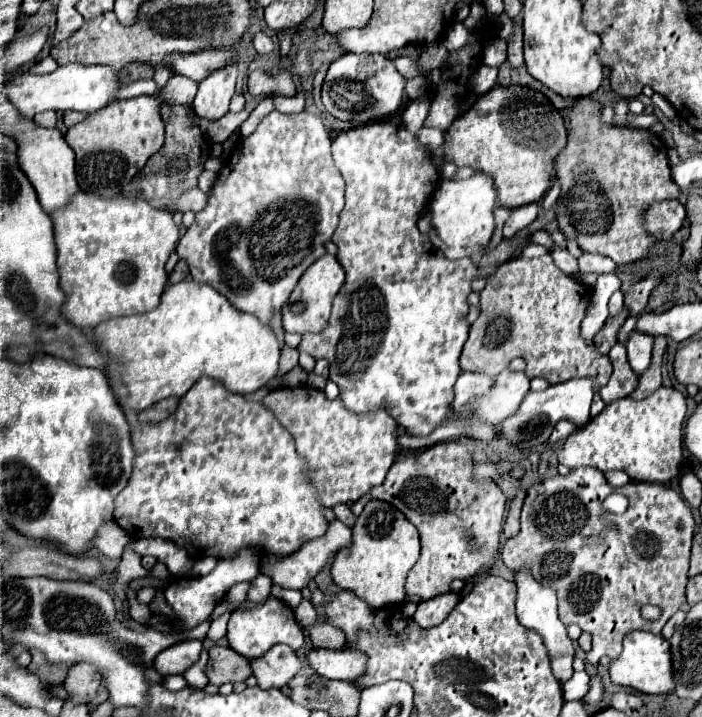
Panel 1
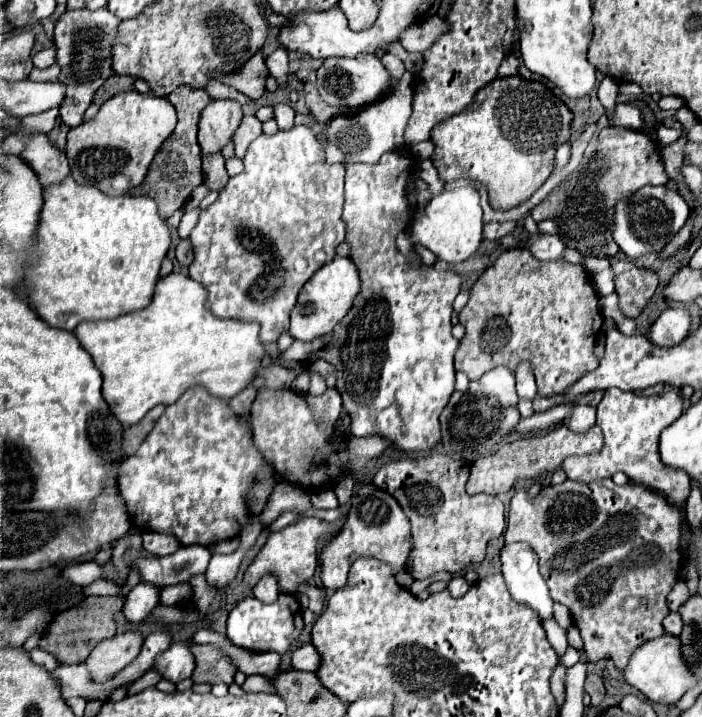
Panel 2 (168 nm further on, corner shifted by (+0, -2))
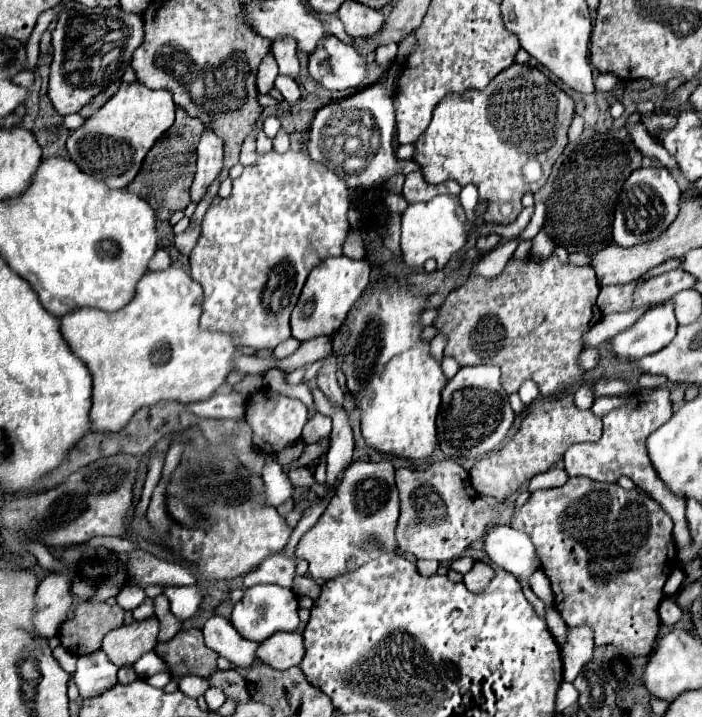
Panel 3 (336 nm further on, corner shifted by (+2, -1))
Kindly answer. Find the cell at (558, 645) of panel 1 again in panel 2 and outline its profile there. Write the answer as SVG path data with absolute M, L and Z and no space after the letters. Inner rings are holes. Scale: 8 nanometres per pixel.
M504 544L500 552L502 574L508 584L508 590L514 600L528 604L538 616L550 618L552 616L552 598L546 586L546 580L538 572L538 556L536 552L524 544Z

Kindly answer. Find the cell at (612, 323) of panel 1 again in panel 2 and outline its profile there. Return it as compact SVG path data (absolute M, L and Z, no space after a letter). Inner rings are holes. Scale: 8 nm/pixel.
M626 260L610 262L610 270L614 274L622 314L630 318L640 316L658 288L658 274L646 268L638 268Z

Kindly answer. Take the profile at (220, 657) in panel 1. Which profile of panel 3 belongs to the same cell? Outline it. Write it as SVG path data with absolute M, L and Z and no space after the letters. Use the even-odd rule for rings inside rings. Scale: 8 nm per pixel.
M182 629L172 641L158 645L154 651L166 659L172 675L210 677L214 671L218 671L218 655L204 645L202 631L198 629Z

